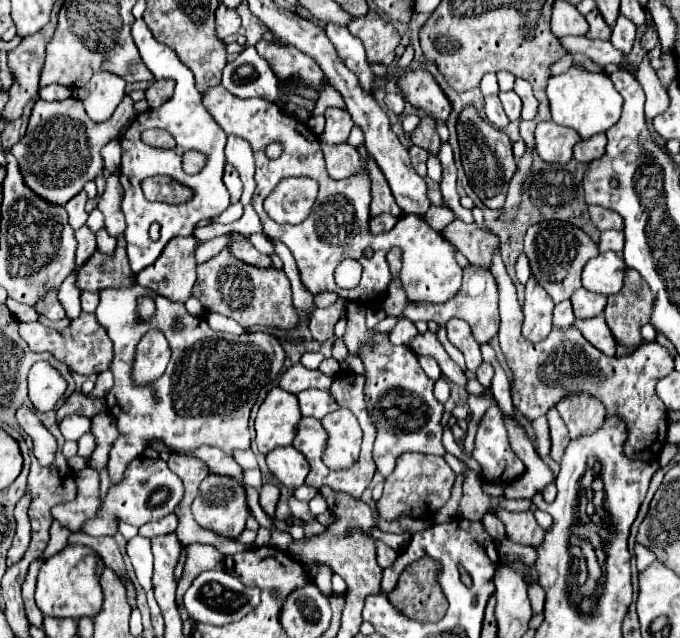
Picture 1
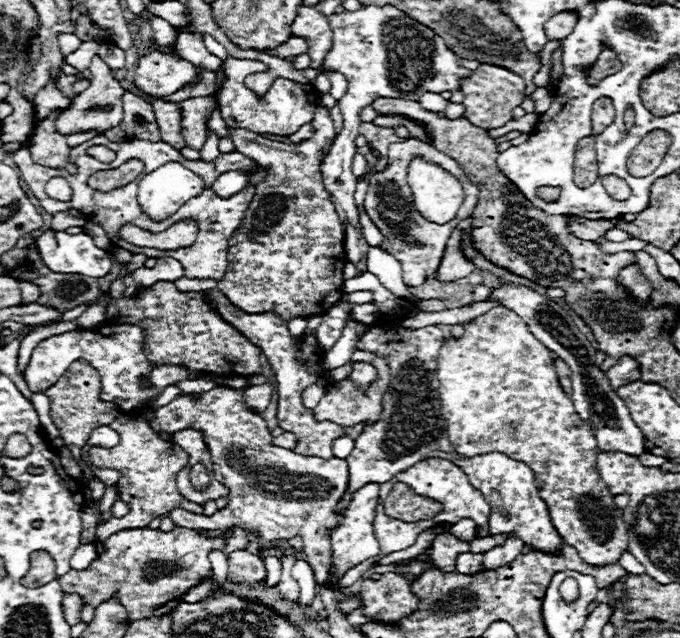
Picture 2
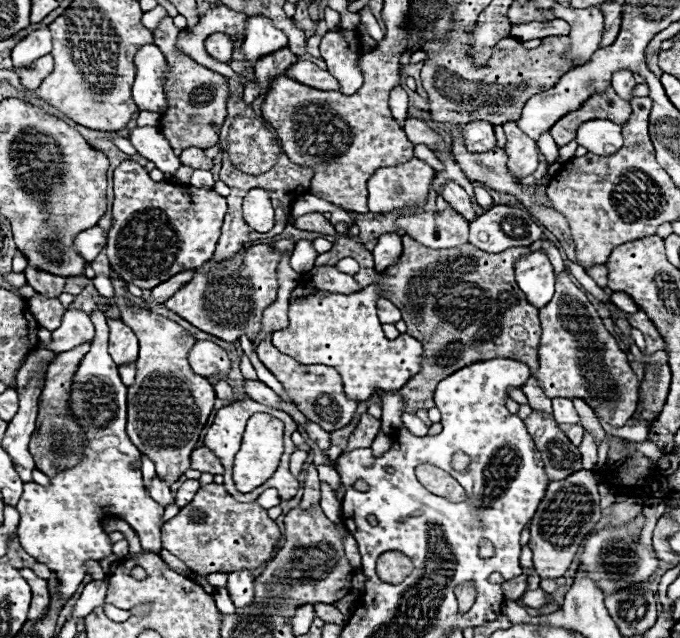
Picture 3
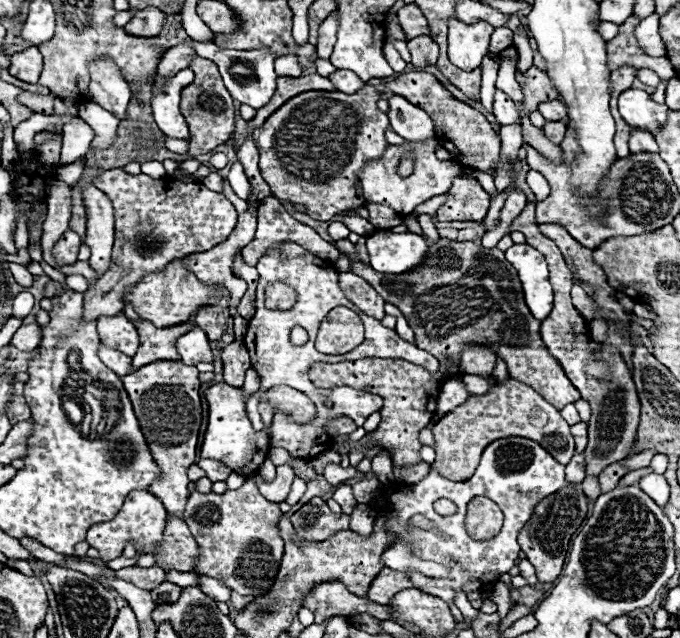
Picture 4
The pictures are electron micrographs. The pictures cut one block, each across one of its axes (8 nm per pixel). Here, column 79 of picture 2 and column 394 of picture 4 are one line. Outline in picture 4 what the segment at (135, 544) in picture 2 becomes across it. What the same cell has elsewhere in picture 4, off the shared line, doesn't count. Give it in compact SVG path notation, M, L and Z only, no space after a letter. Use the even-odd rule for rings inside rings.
M382 568L368 588L368 598L378 604L388 604L388 600L392 600L396 592L406 588L412 588L412 582L404 572Z

